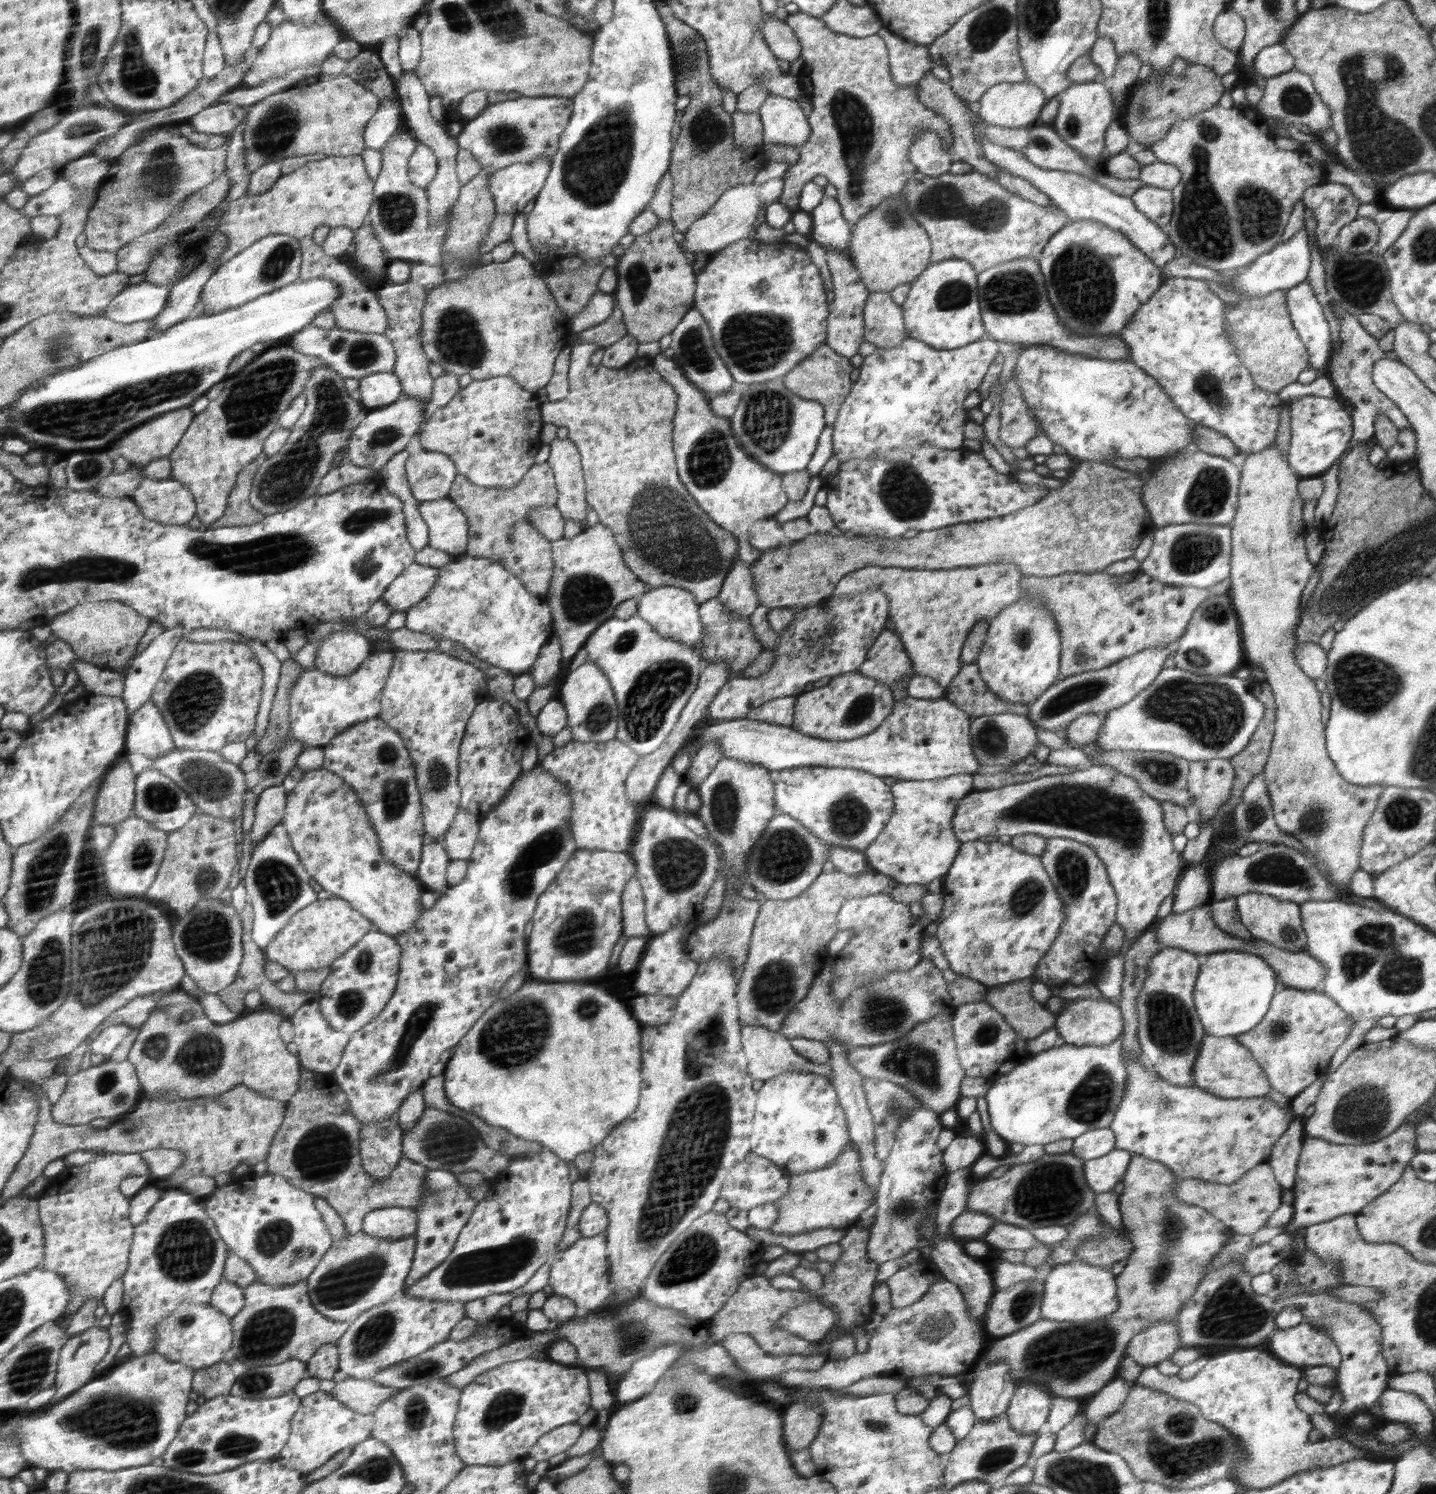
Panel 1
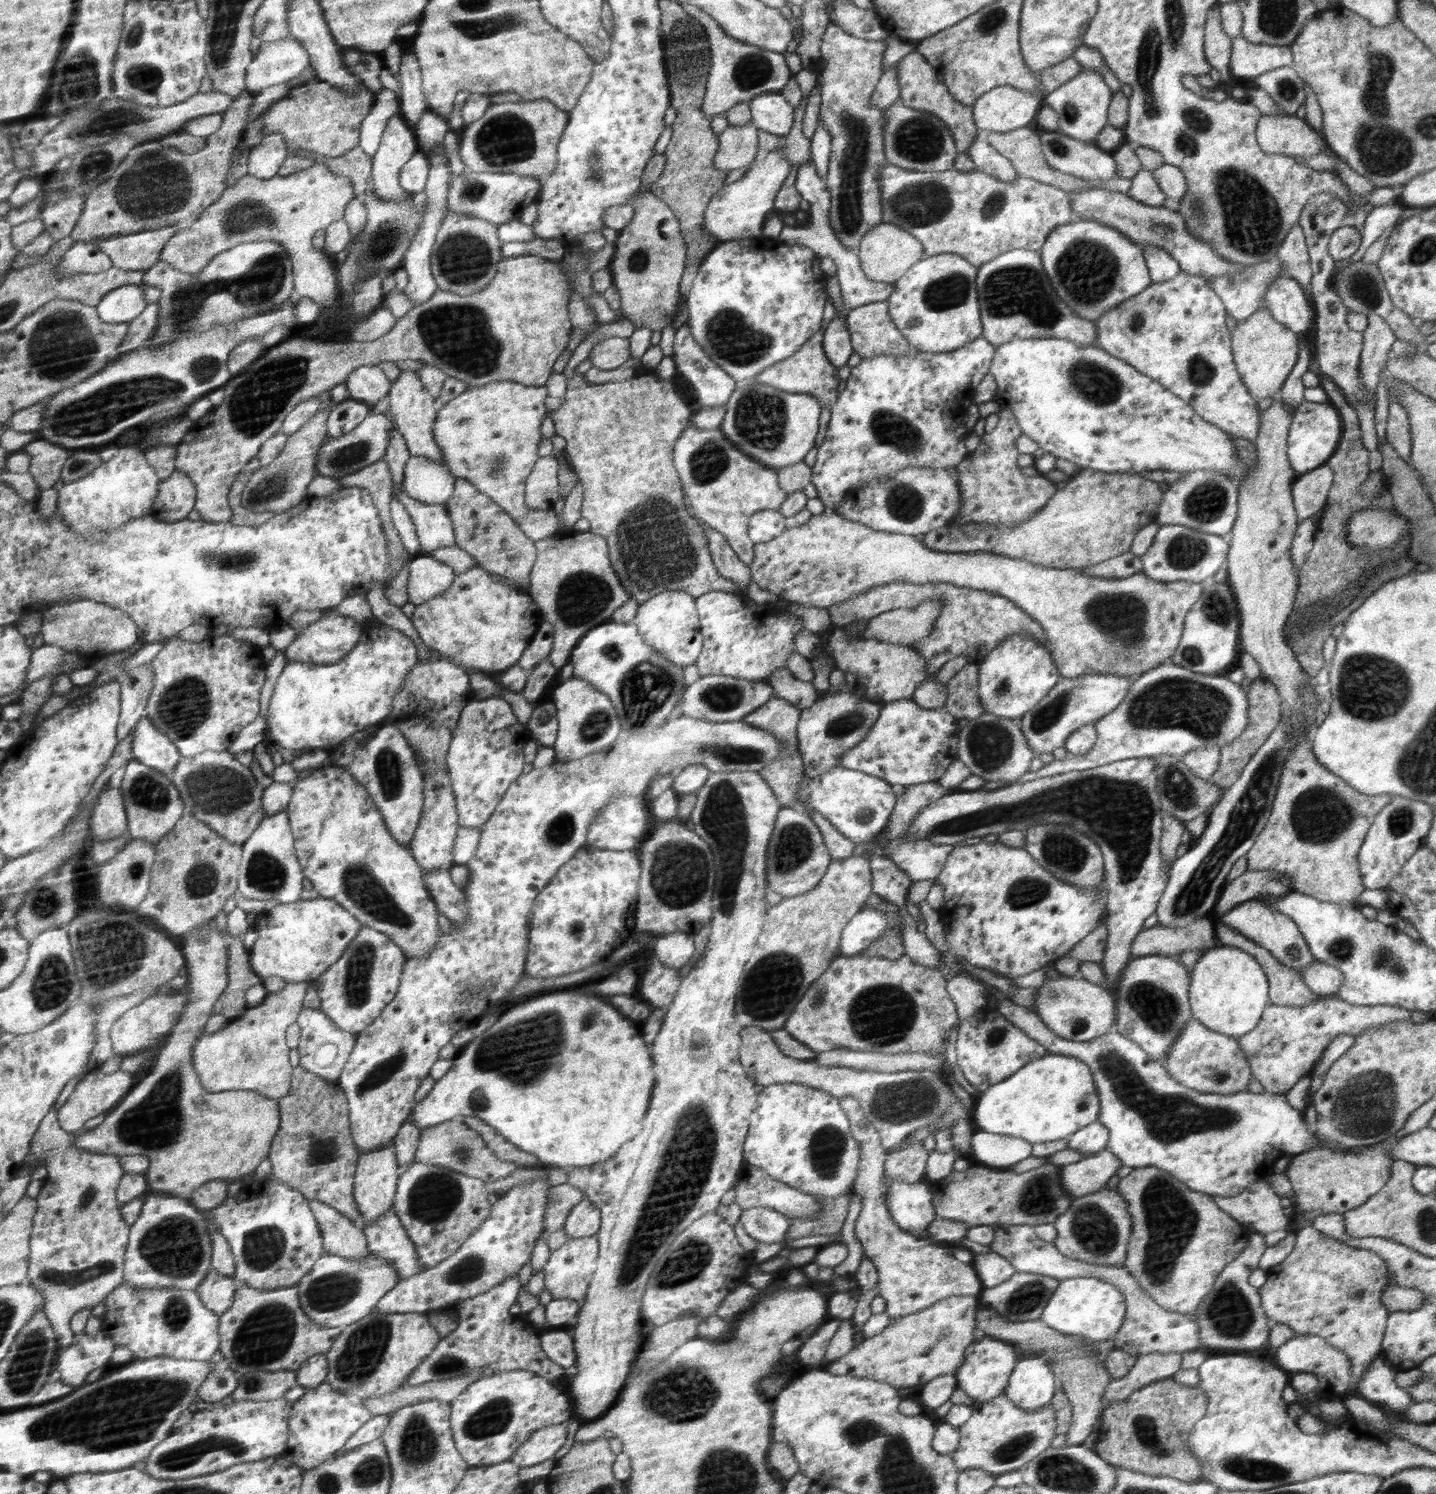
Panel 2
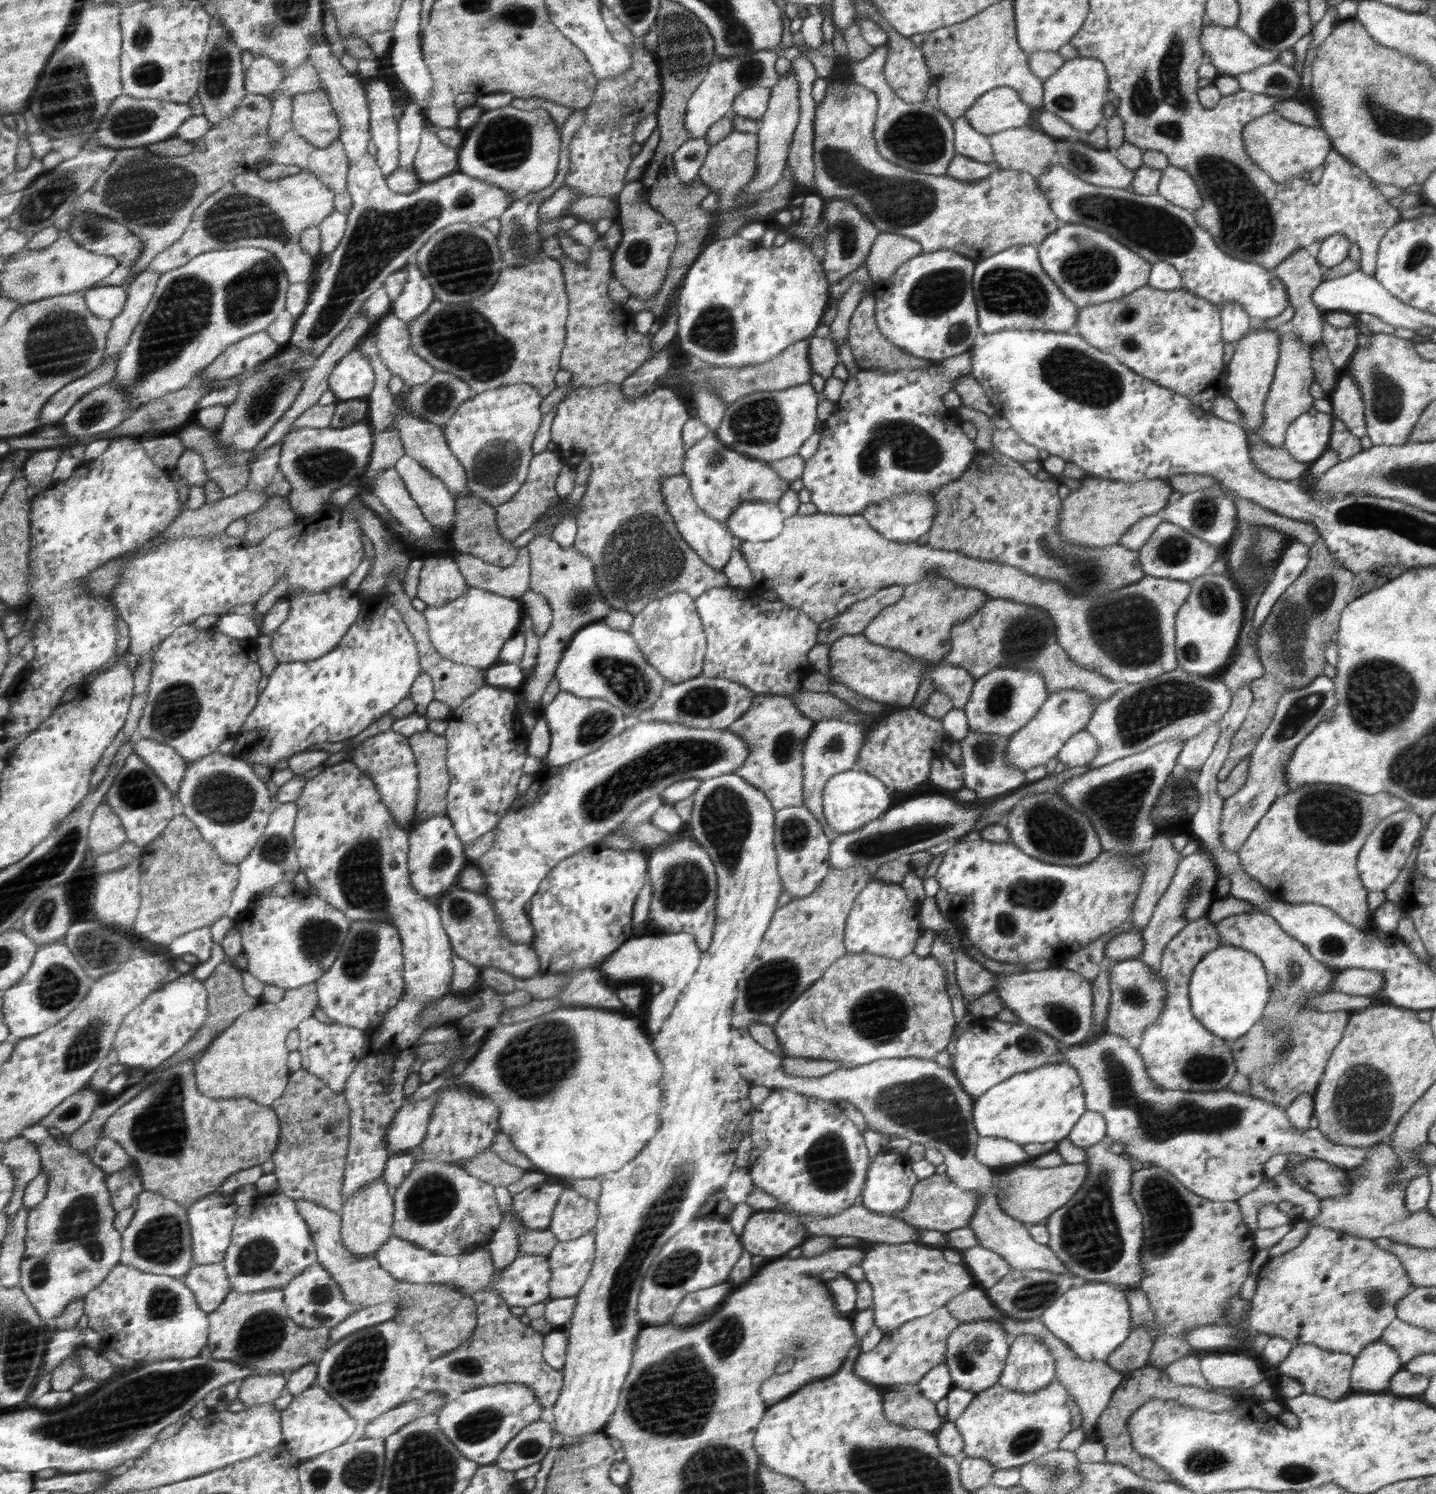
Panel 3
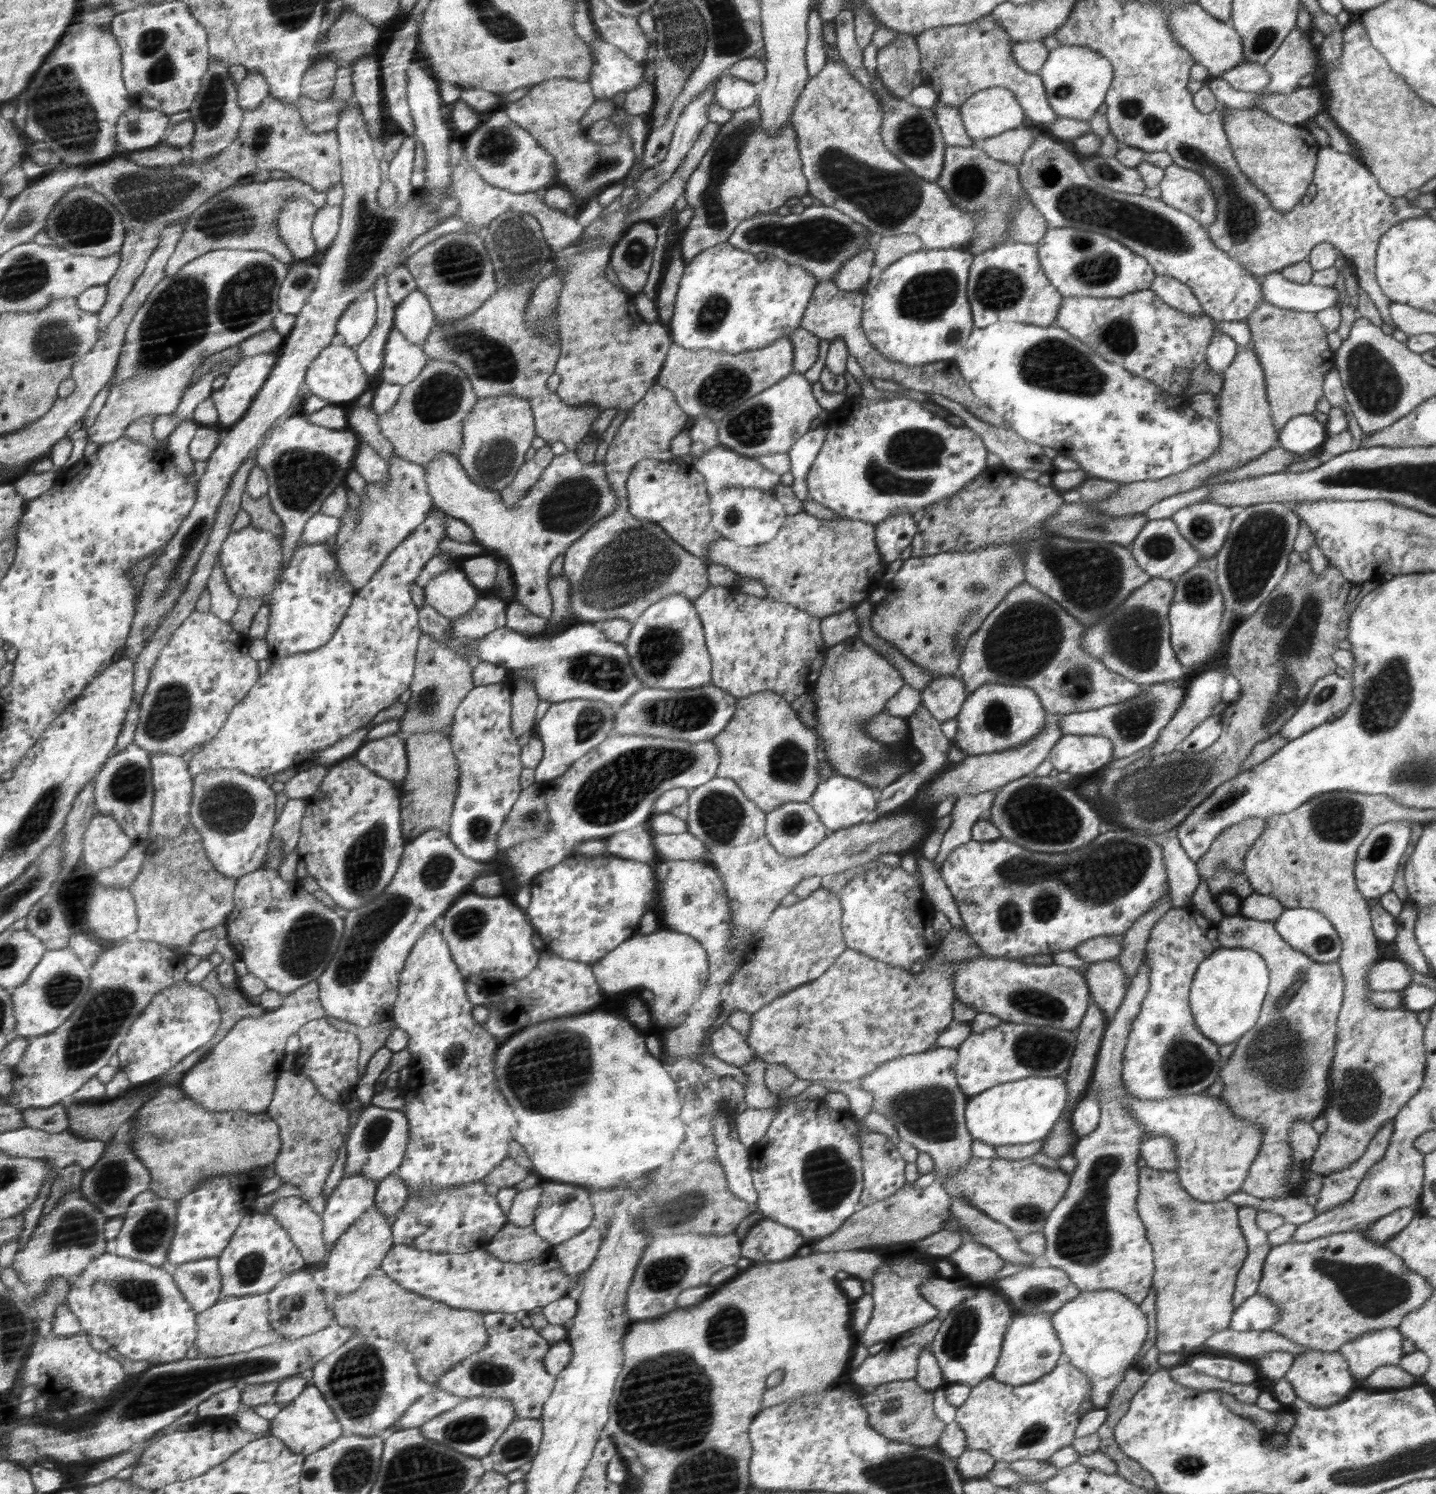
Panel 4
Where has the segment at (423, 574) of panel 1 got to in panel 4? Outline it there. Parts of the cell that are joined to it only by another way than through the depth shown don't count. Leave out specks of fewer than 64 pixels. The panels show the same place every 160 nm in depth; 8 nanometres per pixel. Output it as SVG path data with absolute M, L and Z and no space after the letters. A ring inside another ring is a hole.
M459 566L443 570L423 588L424 602L447 619L473 610L477 604L477 587Z

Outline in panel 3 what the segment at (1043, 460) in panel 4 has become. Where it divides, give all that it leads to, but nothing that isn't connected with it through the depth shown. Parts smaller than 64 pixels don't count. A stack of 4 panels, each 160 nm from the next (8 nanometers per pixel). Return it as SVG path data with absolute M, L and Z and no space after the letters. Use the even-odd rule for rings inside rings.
M1012 426L1006 430L994 427L991 432L991 441L991 448L993 450L999 452L1002 456L1013 458L1022 464L1029 460L1039 460L1039 448L1022 440Z

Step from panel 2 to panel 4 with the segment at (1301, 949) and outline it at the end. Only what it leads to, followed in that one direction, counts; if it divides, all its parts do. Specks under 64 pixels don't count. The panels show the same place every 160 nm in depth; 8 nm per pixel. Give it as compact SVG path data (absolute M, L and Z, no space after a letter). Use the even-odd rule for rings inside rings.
M1241 914L1224 916L1218 924L1218 940L1224 948L1247 948L1257 952L1266 961L1269 970L1269 985L1256 1026L1245 1032L1230 1055L1228 1064L1220 1069L1223 1081L1221 1100L1229 1104L1237 1118L1249 1120L1263 1130L1261 1147L1250 1165L1248 1178L1242 1184L1242 1192L1262 1200L1282 1199L1298 1195L1294 1186L1284 1186L1284 1177L1293 1170L1293 1154L1288 1135L1297 1120L1308 1124L1322 1116L1329 1100L1329 1072L1335 1053L1337 1018L1344 994L1344 979L1337 961L1320 963L1306 953L1292 948L1276 932L1272 921L1258 921Z

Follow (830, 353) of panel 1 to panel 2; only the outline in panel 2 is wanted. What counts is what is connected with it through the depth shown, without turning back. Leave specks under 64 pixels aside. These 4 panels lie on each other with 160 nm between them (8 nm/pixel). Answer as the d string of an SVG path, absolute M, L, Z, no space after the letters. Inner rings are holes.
M823 331L817 332L804 346L800 348L796 355L789 359L782 360L776 366L769 368L768 371L756 376L758 382L768 384L774 388L781 389L786 393L808 393L813 397L818 397L822 406L832 408L840 396L837 388L840 386L838 378L838 366L834 366L827 356L823 344Z

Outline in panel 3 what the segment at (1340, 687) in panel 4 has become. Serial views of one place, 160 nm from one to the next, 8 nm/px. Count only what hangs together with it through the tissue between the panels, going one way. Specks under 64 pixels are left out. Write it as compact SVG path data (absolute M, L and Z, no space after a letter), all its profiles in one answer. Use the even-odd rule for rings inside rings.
M1327 675L1317 676L1304 688L1287 690L1278 701L1274 719L1262 734L1260 741L1250 753L1248 779L1240 790L1231 797L1223 799L1221 810L1220 846L1227 851L1238 852L1244 846L1250 832L1265 815L1270 805L1285 794L1286 764L1298 746L1318 724L1323 723L1336 707L1336 693L1333 679Z

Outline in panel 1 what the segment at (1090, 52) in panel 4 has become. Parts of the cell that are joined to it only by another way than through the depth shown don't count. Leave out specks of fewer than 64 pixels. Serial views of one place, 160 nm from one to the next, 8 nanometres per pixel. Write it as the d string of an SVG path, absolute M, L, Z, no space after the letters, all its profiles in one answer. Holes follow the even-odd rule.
M1097 79L1074 83L1066 92L1056 96L1060 100L1060 106L1052 126L1057 129L1066 144L1077 150L1097 168L1100 164L1104 166L1105 160L1101 152L1105 145L1106 129L1112 124L1112 114L1114 114L1115 104L1112 104L1110 91L1103 80Z

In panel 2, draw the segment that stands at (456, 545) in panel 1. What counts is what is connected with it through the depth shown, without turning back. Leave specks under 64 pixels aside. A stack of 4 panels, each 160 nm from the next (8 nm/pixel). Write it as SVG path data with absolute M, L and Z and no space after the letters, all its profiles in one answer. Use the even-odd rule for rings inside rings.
M404 489L399 493L398 497L417 529L421 552L436 551L456 544L454 524L446 506L422 503L408 497Z

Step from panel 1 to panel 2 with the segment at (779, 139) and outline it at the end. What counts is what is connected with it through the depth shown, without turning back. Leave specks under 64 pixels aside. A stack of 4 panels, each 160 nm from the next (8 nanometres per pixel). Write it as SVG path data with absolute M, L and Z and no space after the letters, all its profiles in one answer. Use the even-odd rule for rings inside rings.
M766 93L749 101L751 122L766 132L786 136L794 122L794 106L782 93Z

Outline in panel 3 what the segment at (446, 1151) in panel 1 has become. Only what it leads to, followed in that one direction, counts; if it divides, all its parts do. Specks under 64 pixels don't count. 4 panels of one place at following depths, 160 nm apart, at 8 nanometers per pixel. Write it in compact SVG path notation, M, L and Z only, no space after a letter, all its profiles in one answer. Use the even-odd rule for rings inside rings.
M492 1147L479 1152L469 1160L463 1160L458 1166L494 1187L508 1187L513 1182L518 1182L526 1172L525 1169L498 1157Z

